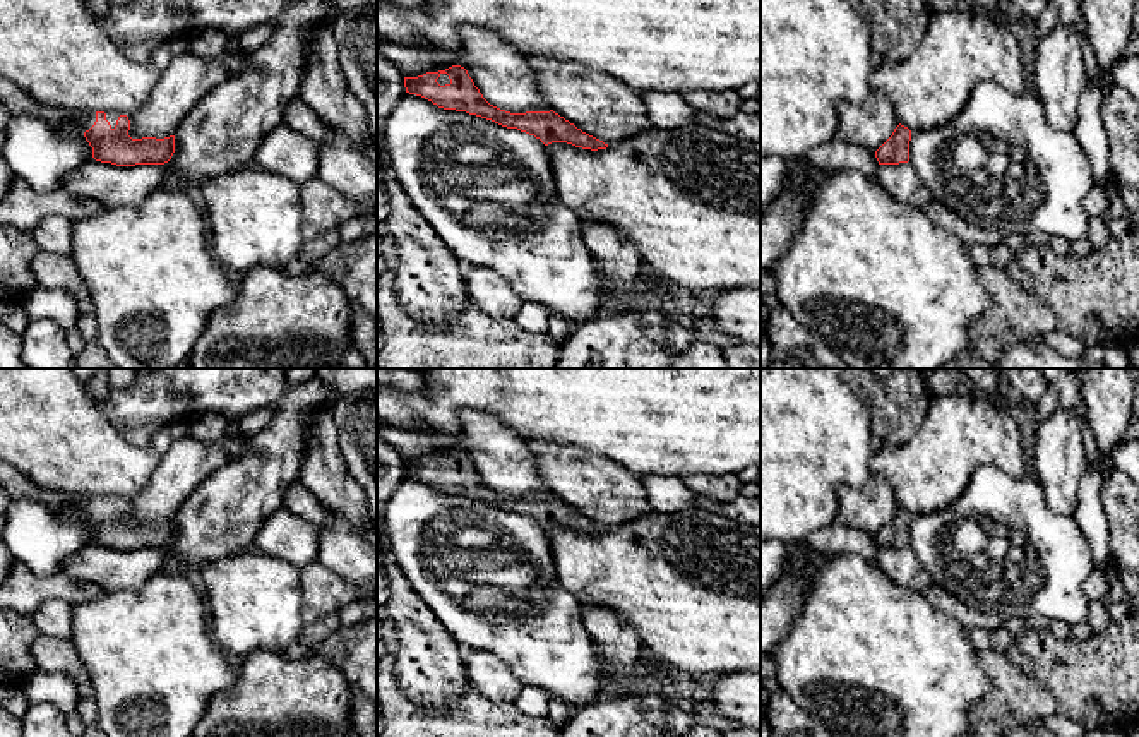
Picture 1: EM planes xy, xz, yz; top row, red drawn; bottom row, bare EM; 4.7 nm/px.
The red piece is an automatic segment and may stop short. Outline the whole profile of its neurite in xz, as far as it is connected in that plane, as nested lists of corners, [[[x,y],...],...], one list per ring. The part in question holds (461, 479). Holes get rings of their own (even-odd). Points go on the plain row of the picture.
[[[452,449],[438,456],[426,456],[418,461],[404,461],[404,471],[406,476],[421,480],[438,492],[466,495],[502,511],[517,512],[534,519],[545,530],[552,526],[567,526],[591,535],[608,531],[608,528],[582,516],[553,494],[510,497],[490,488],[474,470],[468,454],[461,449]]]

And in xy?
[[[0,459],[0,487],[10,499],[31,499],[63,512],[82,512],[92,542],[116,550],[164,548],[175,536],[175,519],[132,523],[130,504],[115,495],[69,495],[45,490]]]

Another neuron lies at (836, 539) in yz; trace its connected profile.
[[[836,521],[815,531],[805,542],[810,555],[817,557],[855,554],[872,562],[879,552],[875,536]]]

